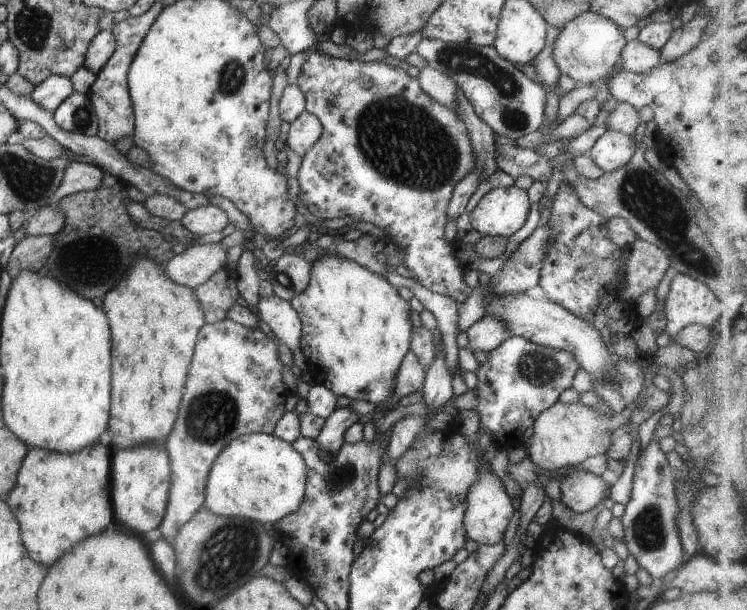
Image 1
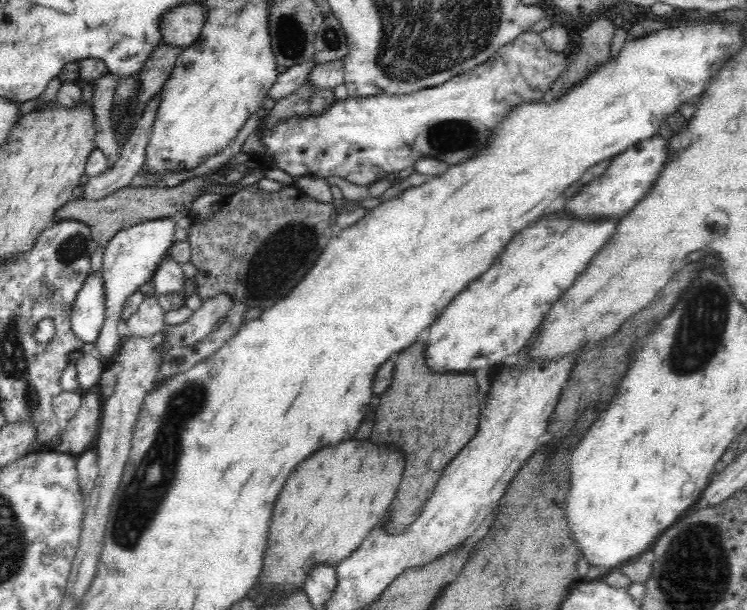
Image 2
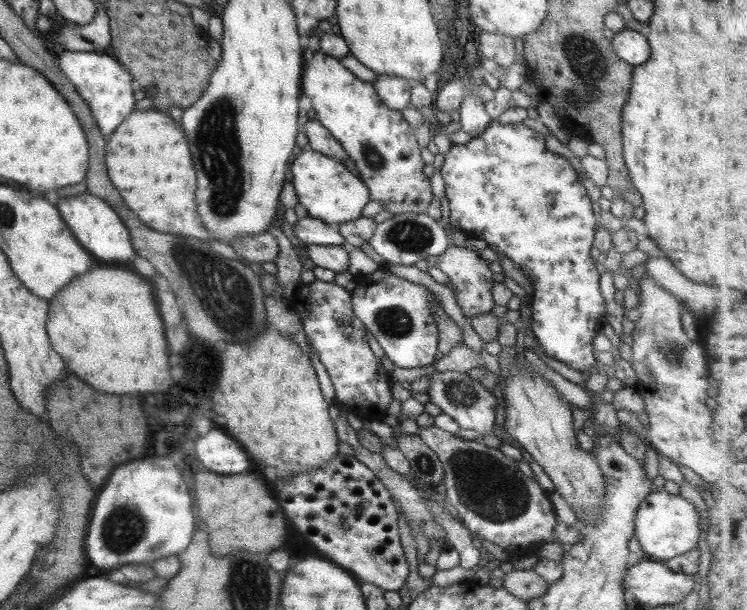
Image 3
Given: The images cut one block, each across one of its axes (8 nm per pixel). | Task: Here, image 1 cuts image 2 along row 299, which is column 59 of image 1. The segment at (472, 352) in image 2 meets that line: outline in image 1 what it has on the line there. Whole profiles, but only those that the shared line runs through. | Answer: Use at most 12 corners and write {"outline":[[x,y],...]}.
{"outline":[[28,449],[4,501],[47,569],[113,520],[111,458]]}

